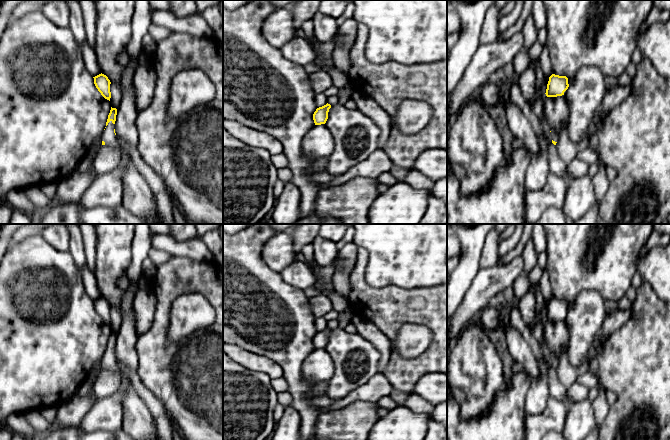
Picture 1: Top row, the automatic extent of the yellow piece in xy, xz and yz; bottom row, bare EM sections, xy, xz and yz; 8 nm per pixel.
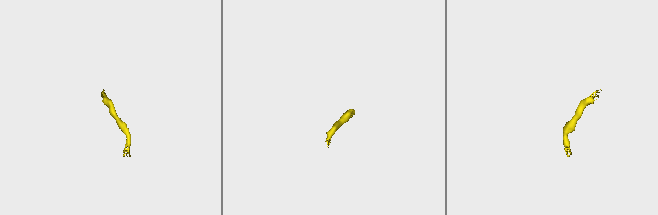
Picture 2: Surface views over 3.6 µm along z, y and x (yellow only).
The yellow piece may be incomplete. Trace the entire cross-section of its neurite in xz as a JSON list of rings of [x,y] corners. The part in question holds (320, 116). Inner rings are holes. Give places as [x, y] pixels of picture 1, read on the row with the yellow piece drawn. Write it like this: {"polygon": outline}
{"polygon": [[[327,103],[326,105],[316,109],[316,111],[313,114],[313,120],[315,125],[321,125],[326,123],[330,108],[331,105]]]}

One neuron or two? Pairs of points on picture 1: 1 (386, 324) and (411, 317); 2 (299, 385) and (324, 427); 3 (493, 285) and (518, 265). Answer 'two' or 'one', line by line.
1: one
2: two
3: one

